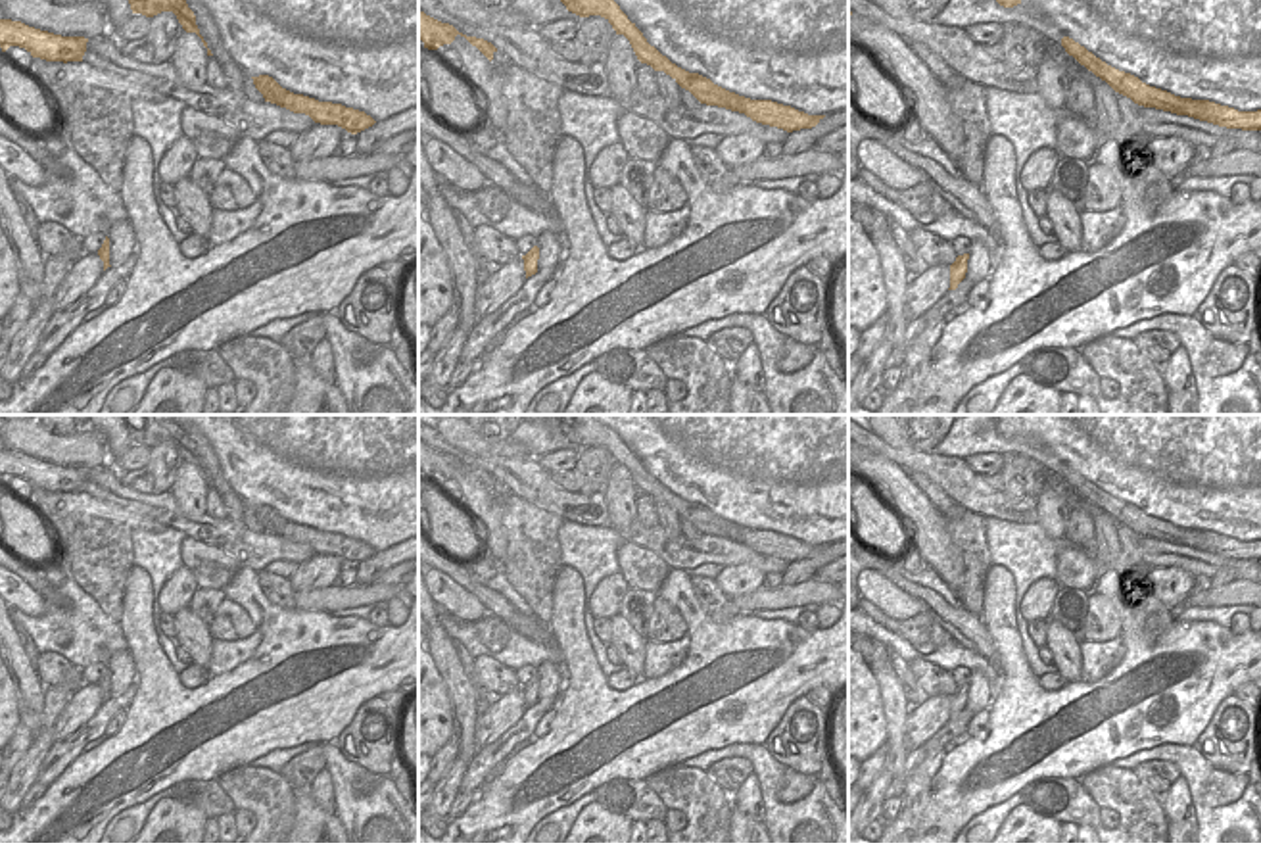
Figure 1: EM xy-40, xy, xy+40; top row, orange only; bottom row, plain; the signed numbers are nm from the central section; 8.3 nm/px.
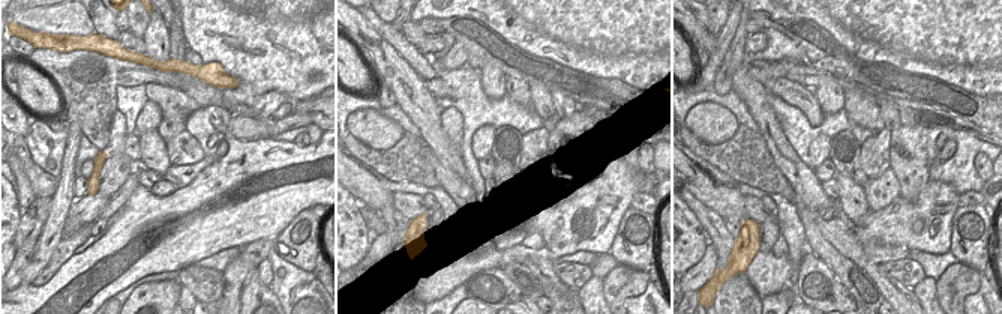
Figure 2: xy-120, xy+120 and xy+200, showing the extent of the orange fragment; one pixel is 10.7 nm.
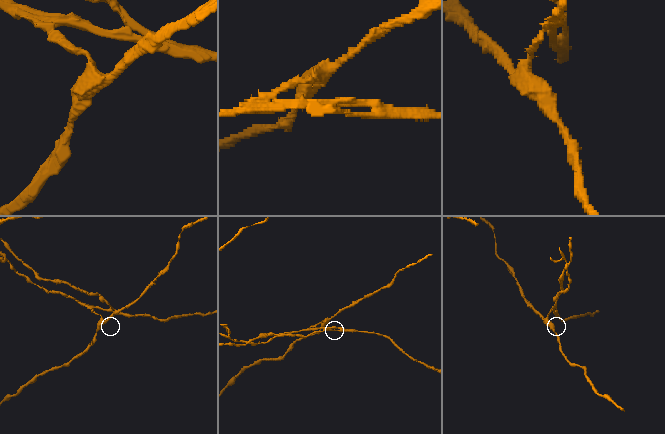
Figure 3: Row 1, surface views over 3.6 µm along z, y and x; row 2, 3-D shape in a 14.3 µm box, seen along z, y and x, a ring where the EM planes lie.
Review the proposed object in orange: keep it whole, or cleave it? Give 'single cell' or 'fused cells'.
fused cells

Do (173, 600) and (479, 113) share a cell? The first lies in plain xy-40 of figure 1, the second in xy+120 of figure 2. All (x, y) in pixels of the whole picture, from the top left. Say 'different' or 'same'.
different

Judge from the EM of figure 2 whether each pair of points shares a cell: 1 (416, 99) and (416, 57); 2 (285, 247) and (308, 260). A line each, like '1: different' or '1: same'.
1: different
2: same

